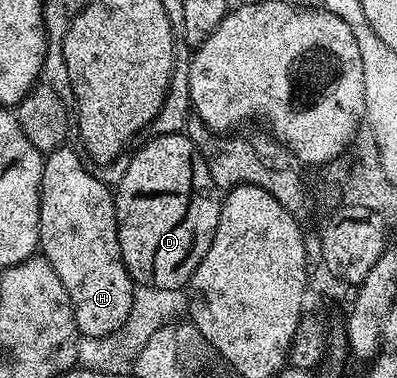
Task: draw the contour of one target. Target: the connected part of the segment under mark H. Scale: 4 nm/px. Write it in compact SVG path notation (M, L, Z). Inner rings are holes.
M67 144L59 146L43 159L39 250L53 272L61 276L65 292L69 292L80 335L109 336L121 328L129 316L136 283L132 282L121 256L112 187L107 187L97 175L90 174L80 151L69 147Z

